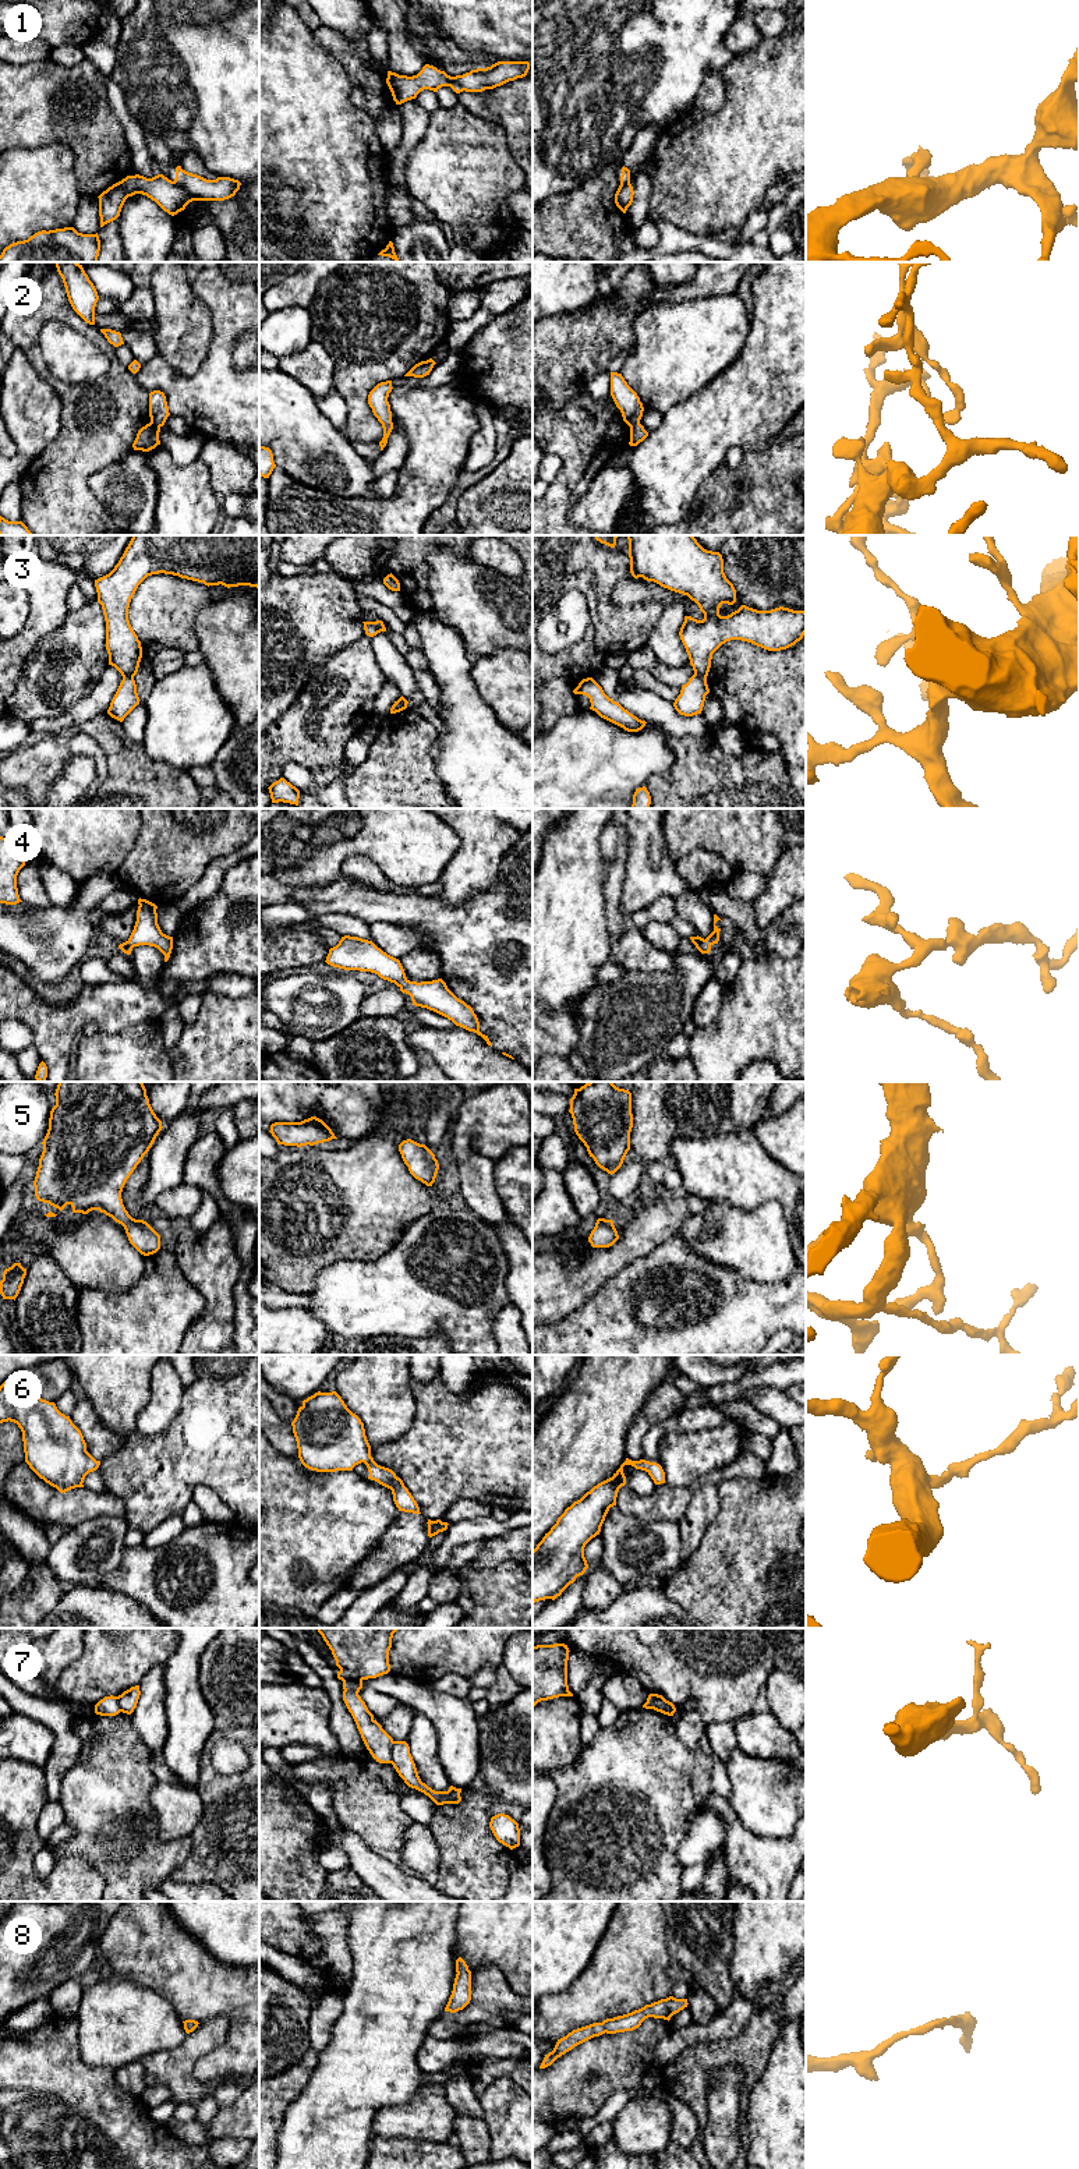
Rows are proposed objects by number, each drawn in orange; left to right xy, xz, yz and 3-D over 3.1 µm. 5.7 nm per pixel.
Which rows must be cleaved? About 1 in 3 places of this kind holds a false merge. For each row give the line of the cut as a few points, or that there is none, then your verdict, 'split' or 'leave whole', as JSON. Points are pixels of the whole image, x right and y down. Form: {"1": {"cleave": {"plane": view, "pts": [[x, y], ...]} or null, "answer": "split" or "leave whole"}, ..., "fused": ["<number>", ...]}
{"1": {"cleave": {"plane": "xy", "pts": [[173, 181], [183, 186], [193, 200]]}, "answer": "split"}, "2": {"cleave": {"plane": "xy", "pts": [[151, 421], [159, 427]]}, "answer": "split"}, "3": {"cleave": {"plane": "yz", "pts": [[694, 673], [706, 678]]}, "answer": "split"}, "4": {"cleave": null, "answer": "leave whole"}, "5": {"cleave": null, "answer": "leave whole"}, "6": {"cleave": null, "answer": "leave whole"}, "7": {"cleave": {"plane": "xz", "pts": [[395, 1741], [389, 1762]]}, "answer": "split"}, "8": {"cleave": null, "answer": "leave whole"}, "fused": ["1", "2", "3", "7"]}

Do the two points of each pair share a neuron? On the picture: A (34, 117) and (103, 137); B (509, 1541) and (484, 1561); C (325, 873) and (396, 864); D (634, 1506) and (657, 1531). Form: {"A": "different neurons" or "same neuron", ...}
{"A": "same neuron", "B": "same neuron", "C": "same neuron", "D": "different neurons"}

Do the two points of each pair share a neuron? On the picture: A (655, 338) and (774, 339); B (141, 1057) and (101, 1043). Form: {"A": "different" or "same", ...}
{"A": "different", "B": "same"}

